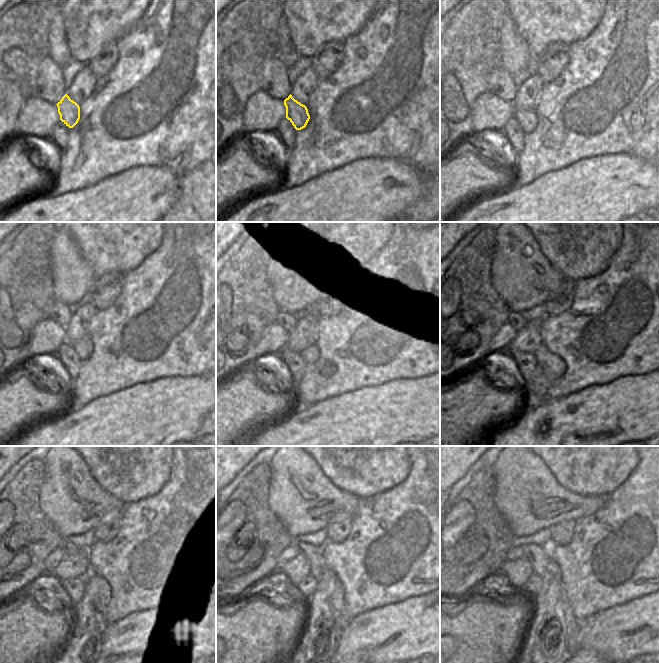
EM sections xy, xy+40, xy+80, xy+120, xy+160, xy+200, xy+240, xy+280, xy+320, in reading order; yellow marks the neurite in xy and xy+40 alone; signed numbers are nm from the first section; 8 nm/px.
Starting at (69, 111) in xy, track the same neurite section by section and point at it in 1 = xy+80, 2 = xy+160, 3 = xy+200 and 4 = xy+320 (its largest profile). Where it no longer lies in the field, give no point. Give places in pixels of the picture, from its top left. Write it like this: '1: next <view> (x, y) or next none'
1: next xy+80 (527, 119)
2: next xy+160 (311, 354)
3: next xy+200 (553, 367)
4: next xy+320 (573, 625)

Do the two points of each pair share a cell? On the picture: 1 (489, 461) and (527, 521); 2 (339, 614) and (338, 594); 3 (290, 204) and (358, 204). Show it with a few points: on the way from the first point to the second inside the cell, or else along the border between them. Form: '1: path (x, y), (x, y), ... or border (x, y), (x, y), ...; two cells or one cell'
1: border (498, 456), (493, 467); two cells
2: path (338, 609), (338, 599); one cell
3: path (307, 204), (341, 204); one cell

